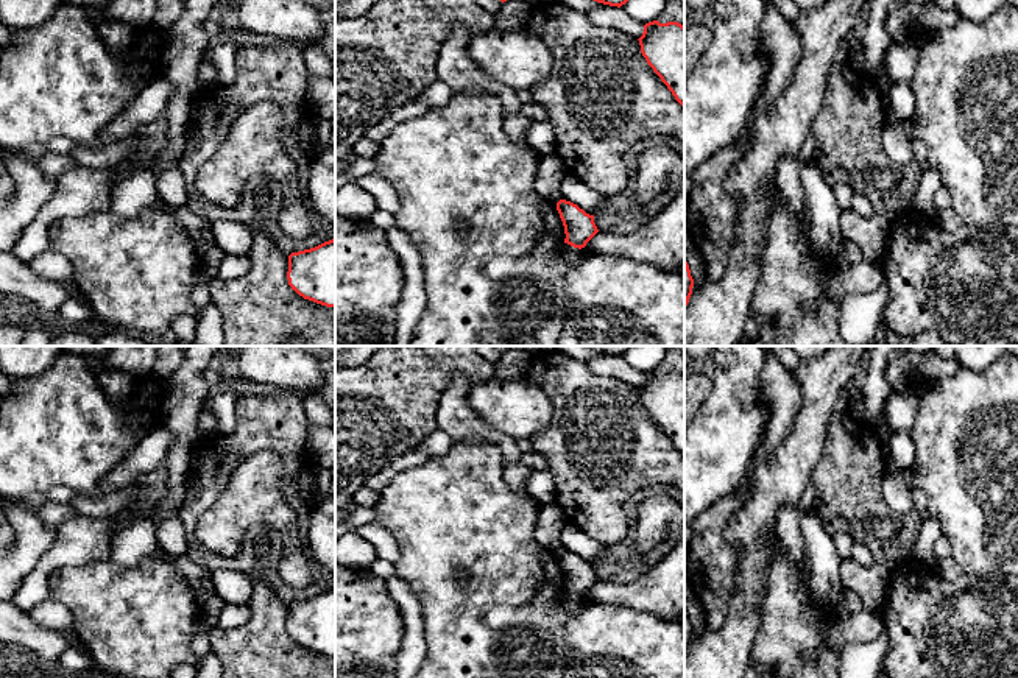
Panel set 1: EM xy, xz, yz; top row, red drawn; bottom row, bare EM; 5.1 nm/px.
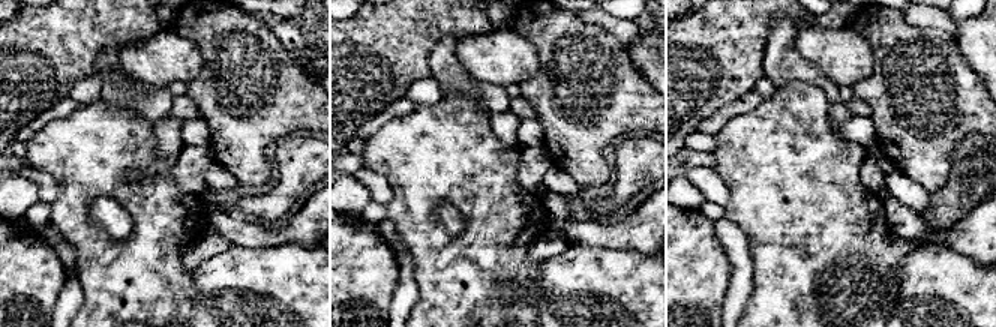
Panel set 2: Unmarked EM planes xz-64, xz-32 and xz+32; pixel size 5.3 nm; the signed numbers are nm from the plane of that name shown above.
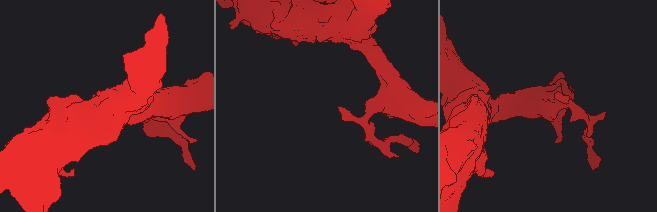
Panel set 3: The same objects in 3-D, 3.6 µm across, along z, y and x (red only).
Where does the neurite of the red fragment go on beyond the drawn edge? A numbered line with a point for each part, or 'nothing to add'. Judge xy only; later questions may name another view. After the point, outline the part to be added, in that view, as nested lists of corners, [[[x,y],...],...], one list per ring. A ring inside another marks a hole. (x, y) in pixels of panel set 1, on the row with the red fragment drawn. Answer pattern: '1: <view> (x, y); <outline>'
nothing to add

